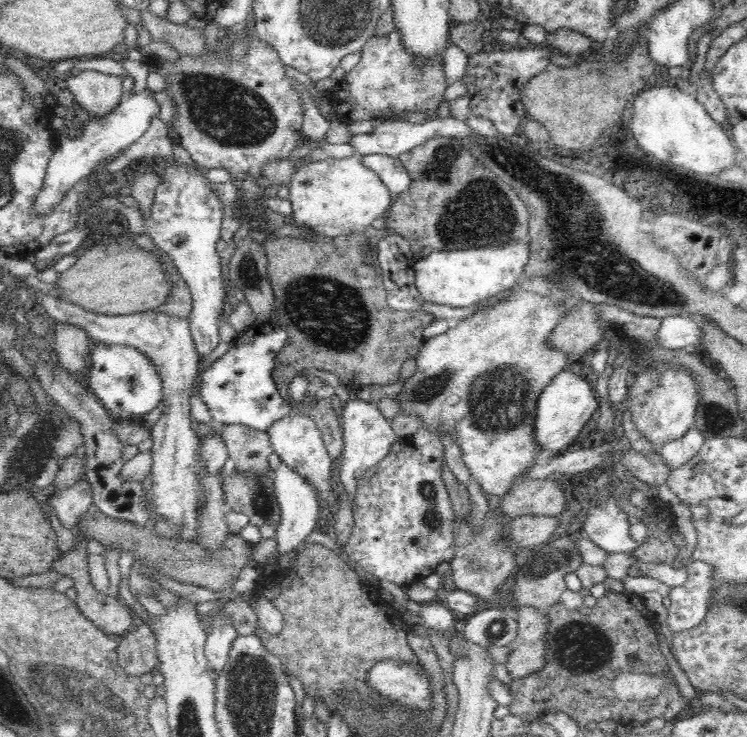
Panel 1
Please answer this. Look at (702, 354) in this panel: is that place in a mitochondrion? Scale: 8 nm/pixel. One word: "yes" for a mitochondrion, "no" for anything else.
no

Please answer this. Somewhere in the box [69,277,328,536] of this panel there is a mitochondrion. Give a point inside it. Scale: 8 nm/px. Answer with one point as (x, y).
(259, 497)

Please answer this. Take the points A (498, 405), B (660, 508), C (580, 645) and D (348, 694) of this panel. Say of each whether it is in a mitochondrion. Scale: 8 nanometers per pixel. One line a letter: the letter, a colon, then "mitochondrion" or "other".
A: mitochondrion
B: other
C: mitochondrion
D: mitochondrion

